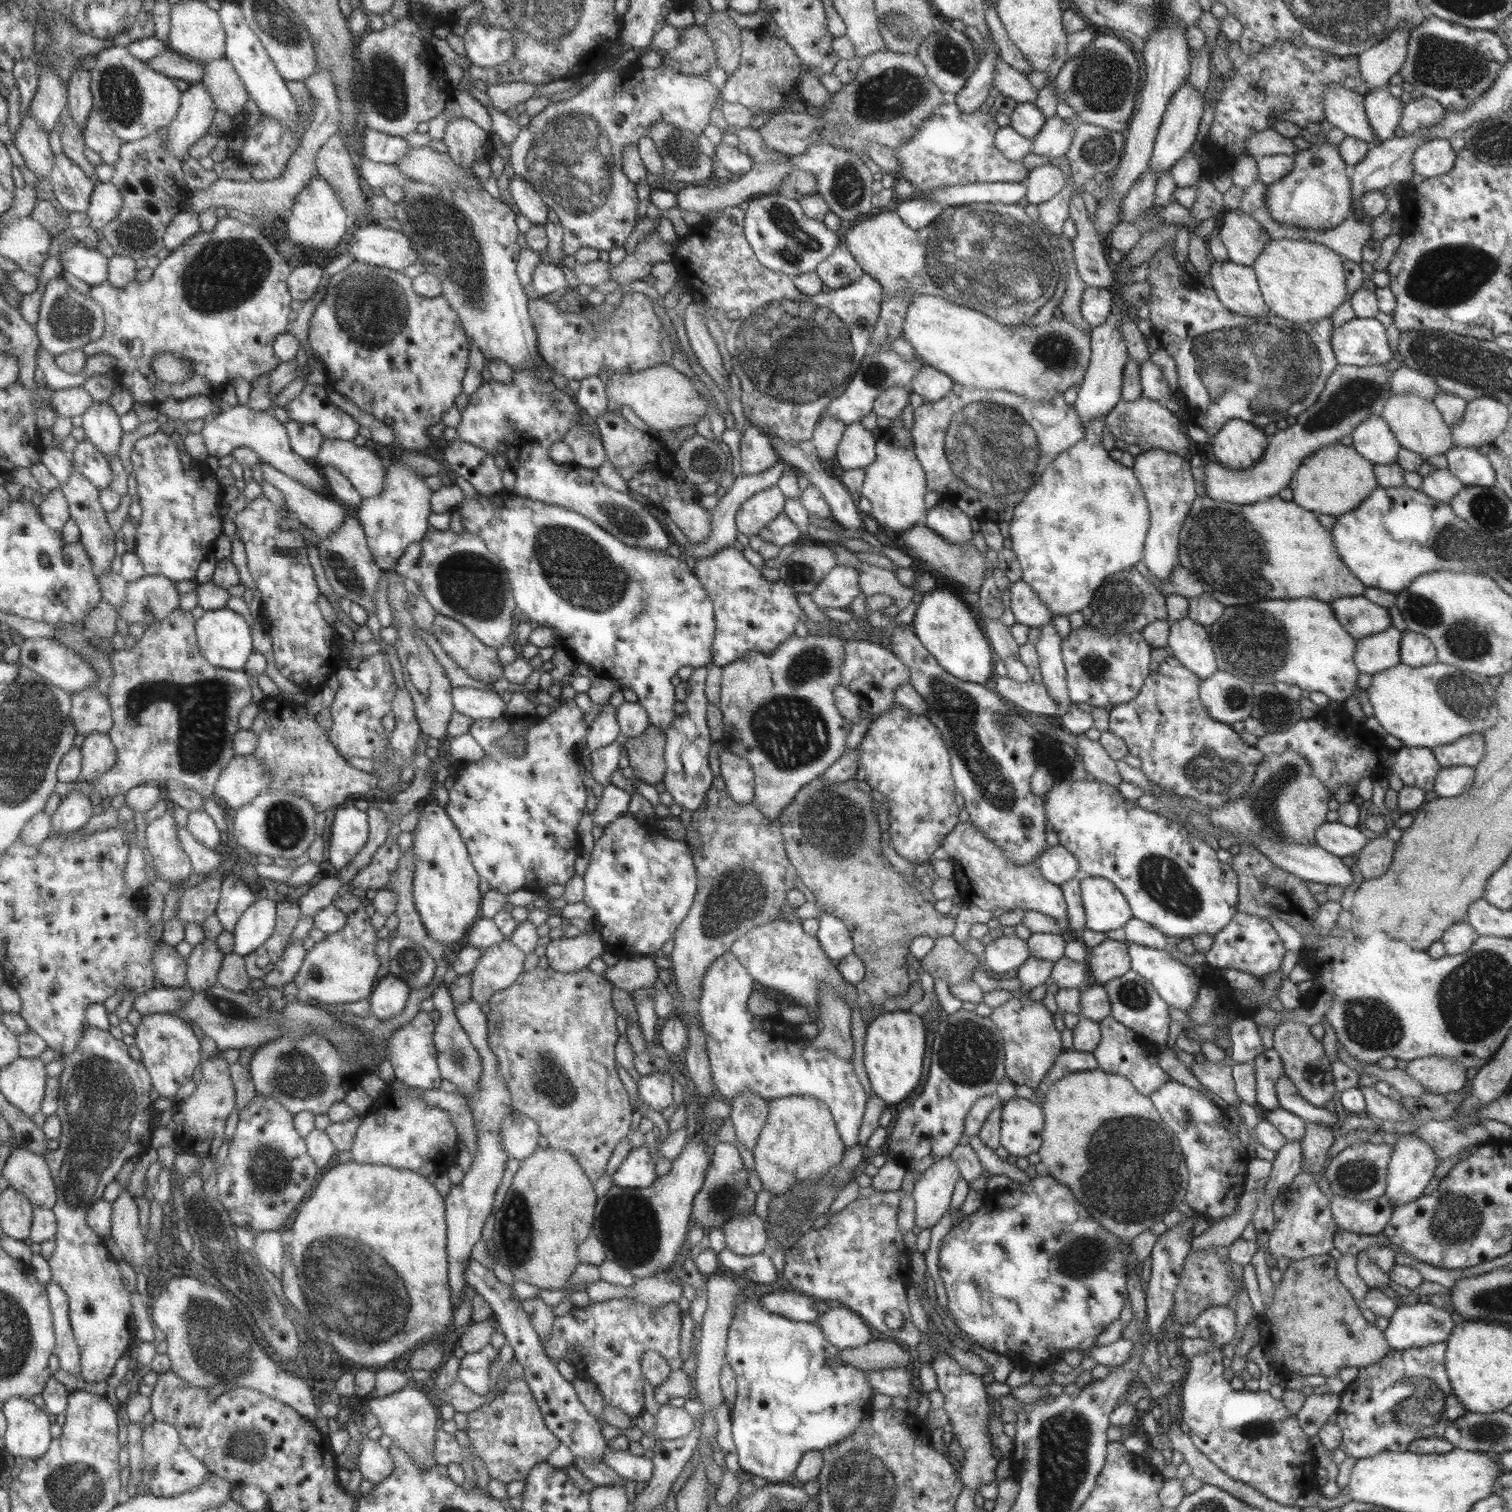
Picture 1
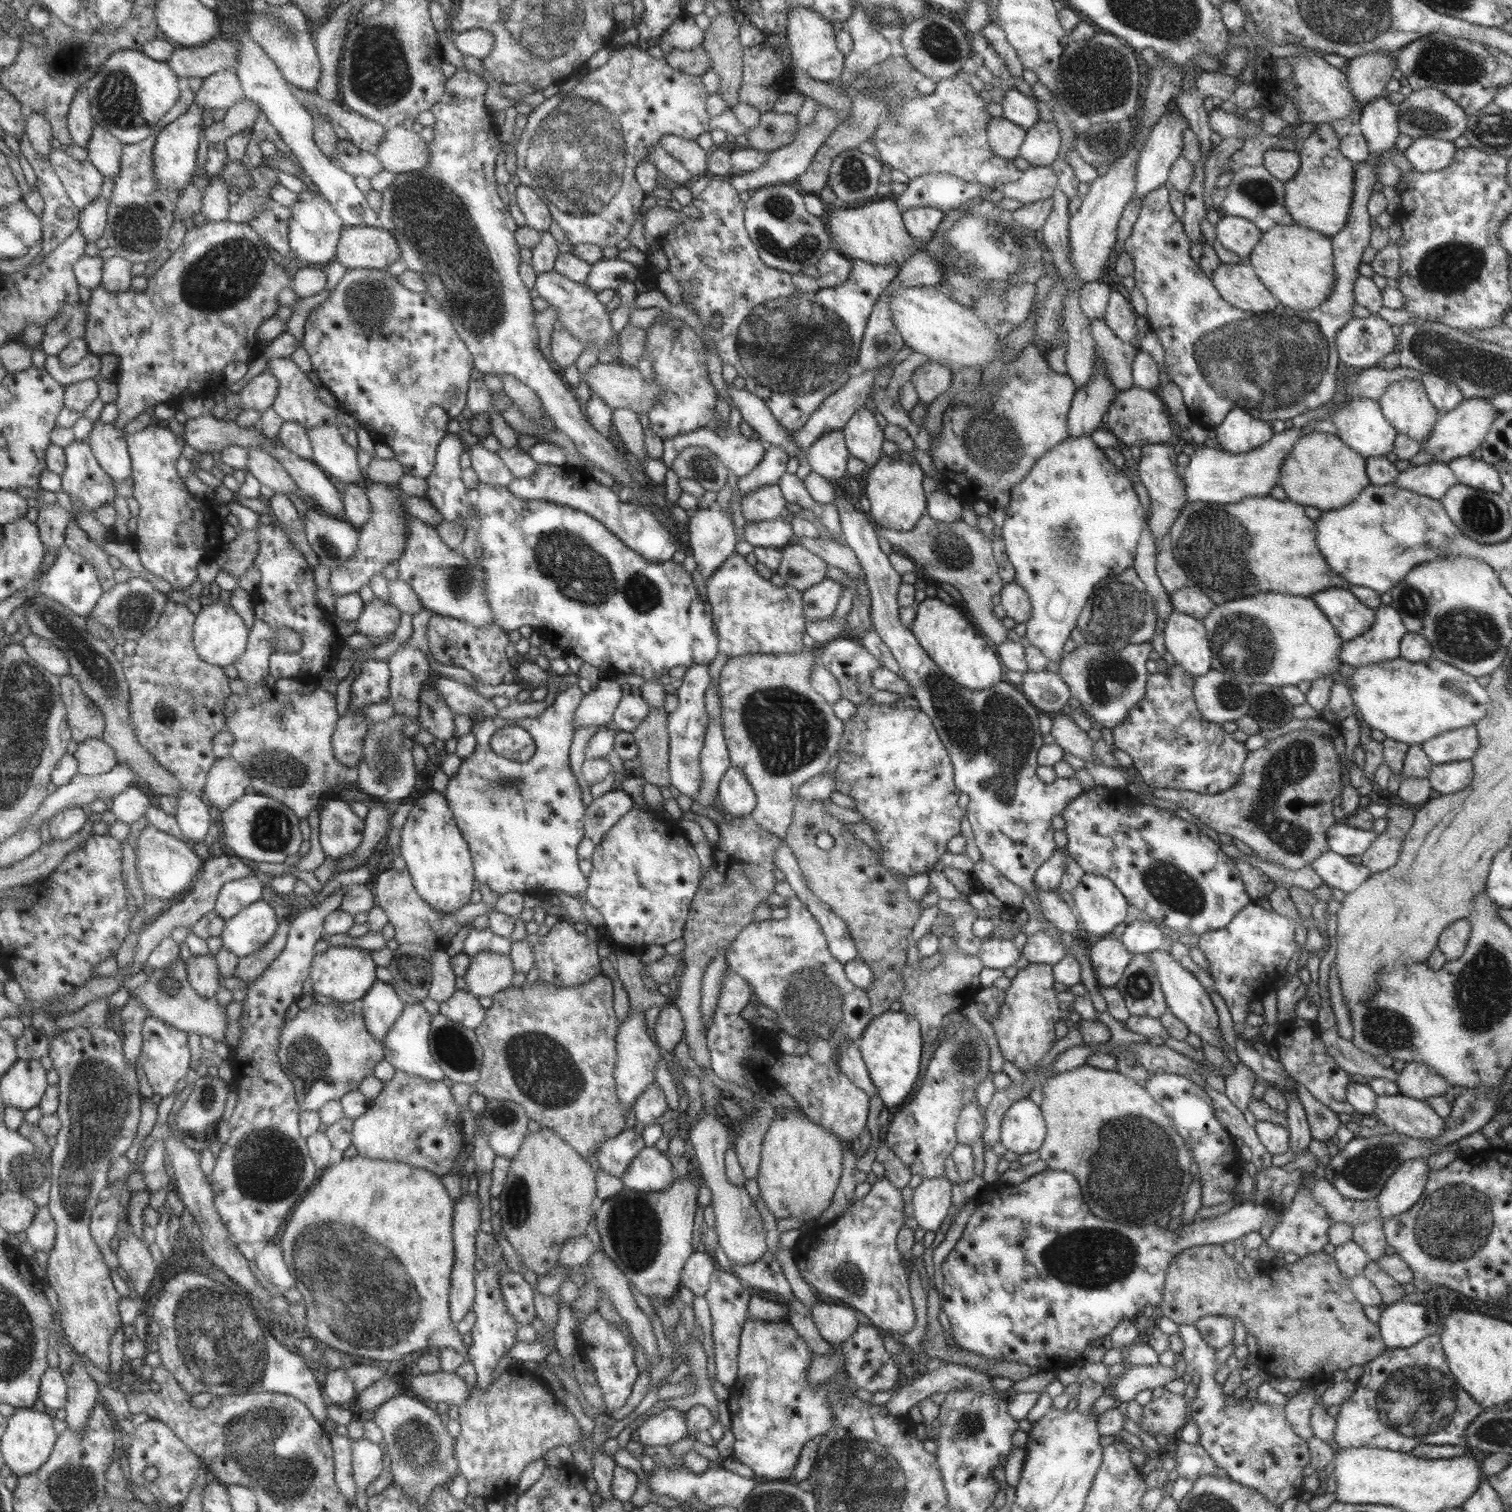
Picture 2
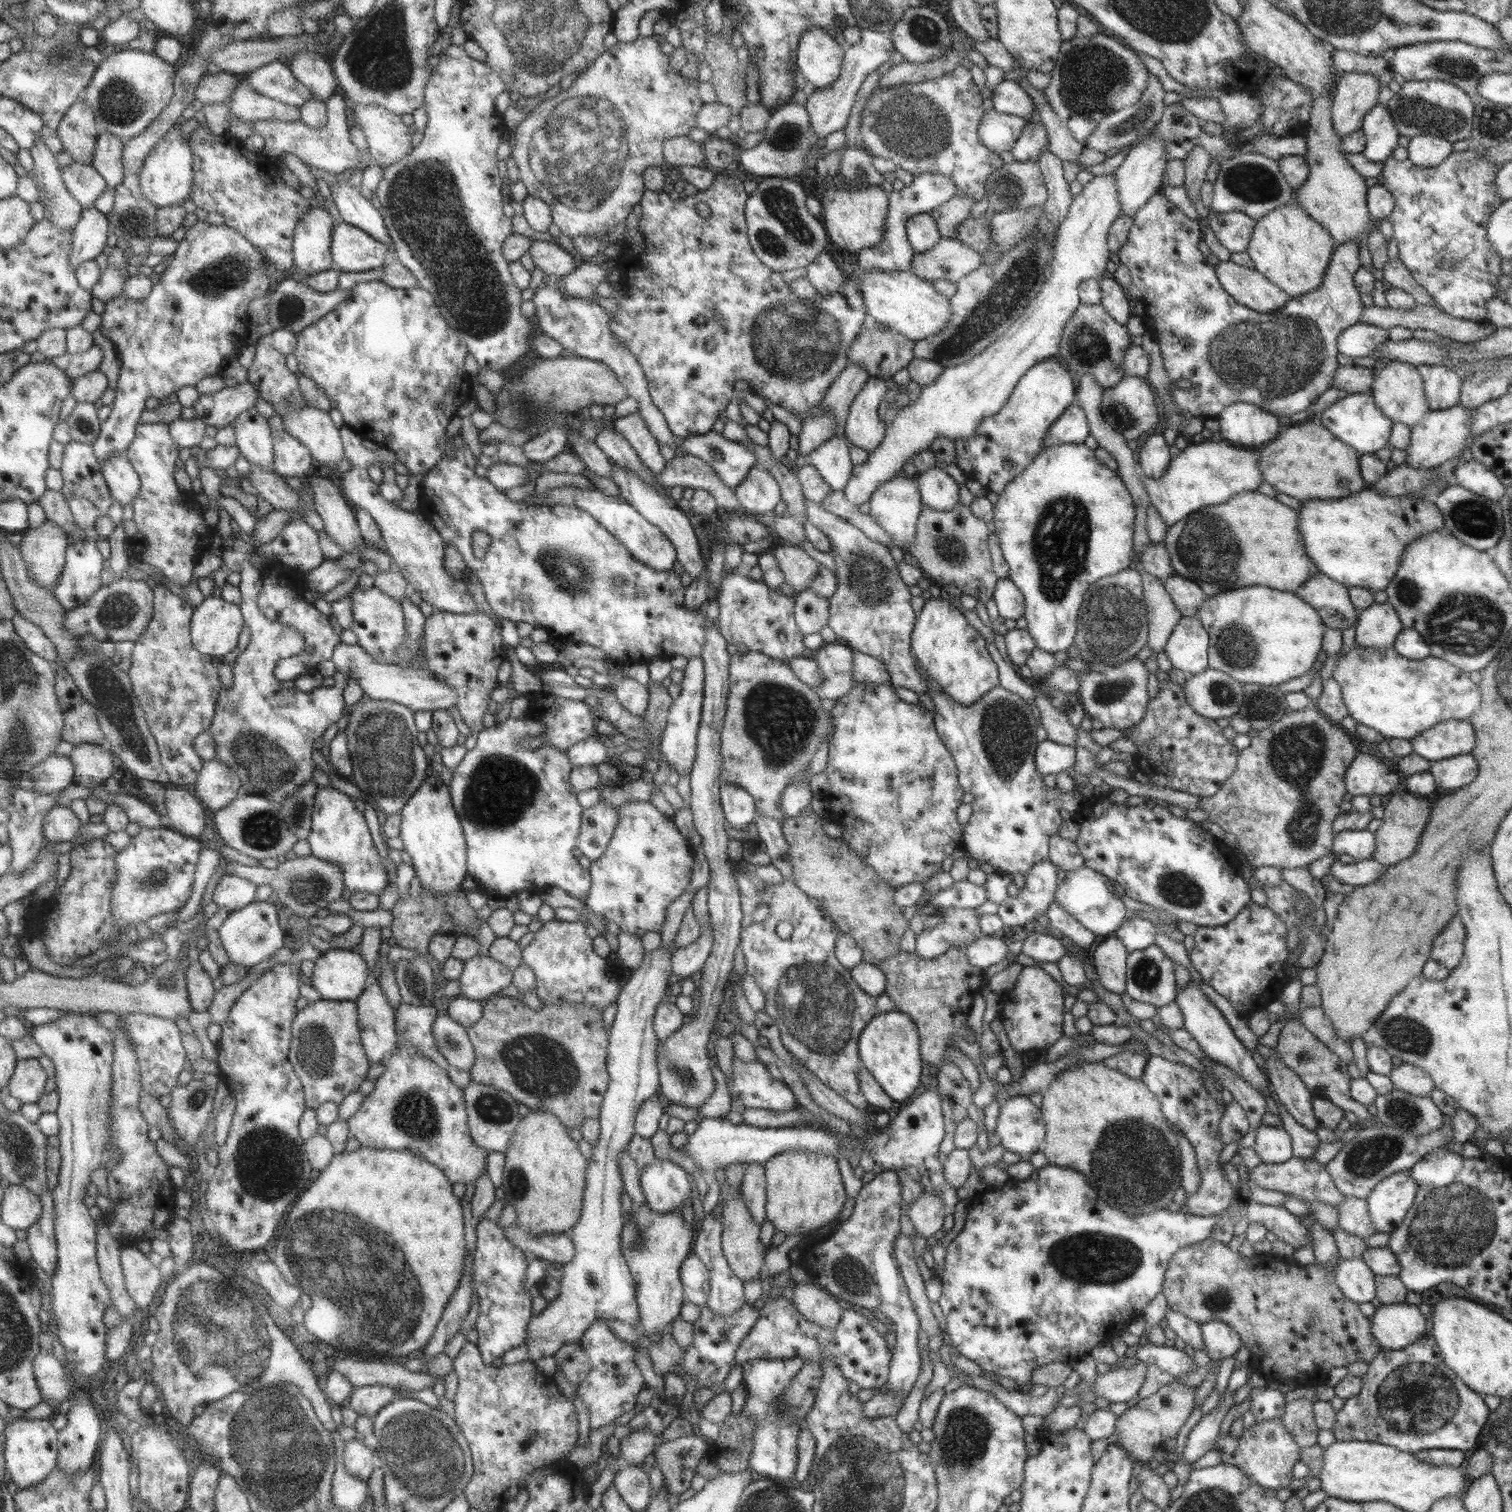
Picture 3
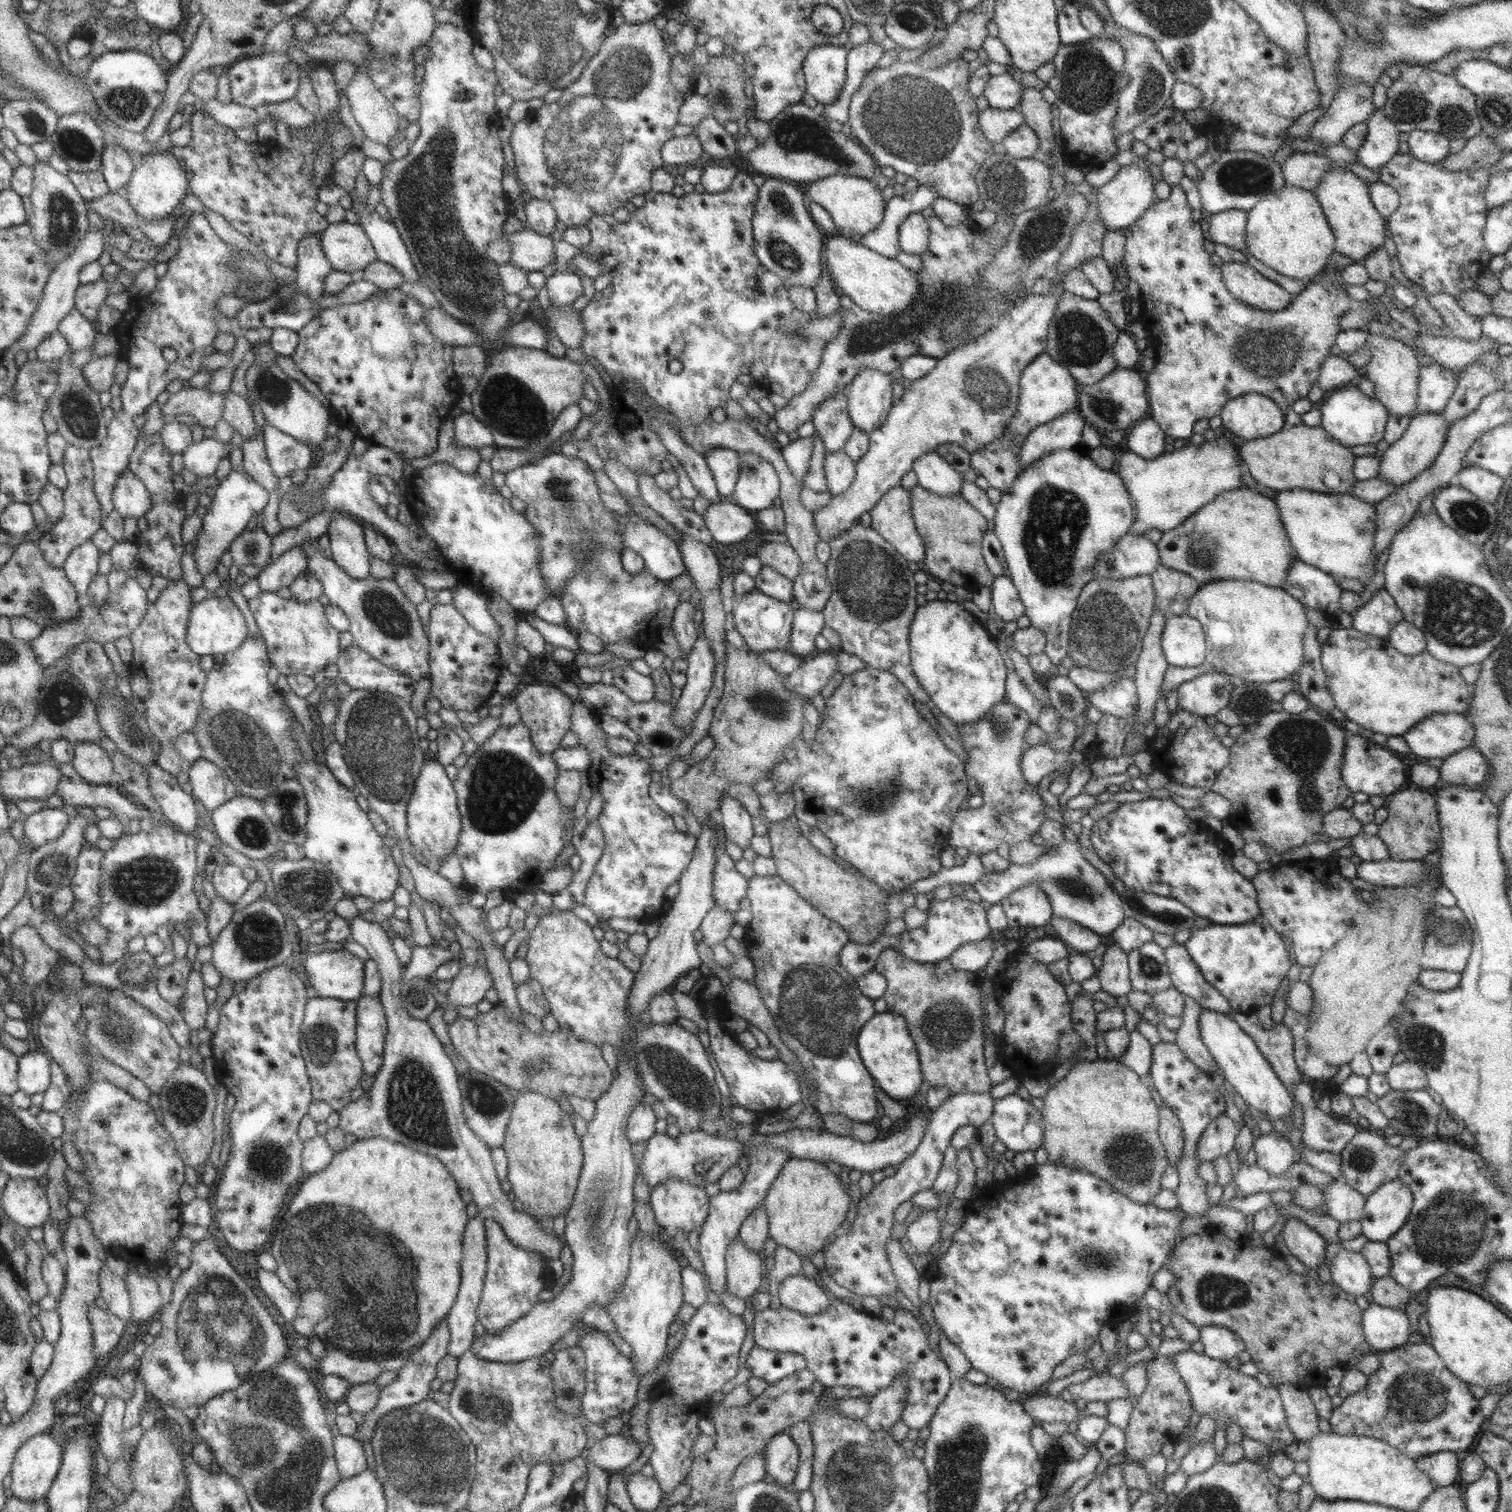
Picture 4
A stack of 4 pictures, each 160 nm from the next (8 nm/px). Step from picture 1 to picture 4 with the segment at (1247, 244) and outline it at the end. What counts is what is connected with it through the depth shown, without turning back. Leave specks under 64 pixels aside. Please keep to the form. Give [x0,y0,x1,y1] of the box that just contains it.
[1209,209,1247,253]

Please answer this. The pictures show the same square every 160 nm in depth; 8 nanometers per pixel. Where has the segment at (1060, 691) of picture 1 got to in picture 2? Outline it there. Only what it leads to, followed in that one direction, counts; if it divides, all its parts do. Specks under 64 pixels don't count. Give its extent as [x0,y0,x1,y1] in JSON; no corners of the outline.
[1001,436,1146,662]

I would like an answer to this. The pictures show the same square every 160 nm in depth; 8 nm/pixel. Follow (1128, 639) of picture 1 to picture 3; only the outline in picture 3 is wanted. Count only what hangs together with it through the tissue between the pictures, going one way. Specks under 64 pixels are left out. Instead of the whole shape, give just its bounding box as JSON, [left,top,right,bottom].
[1077,657,1149,729]

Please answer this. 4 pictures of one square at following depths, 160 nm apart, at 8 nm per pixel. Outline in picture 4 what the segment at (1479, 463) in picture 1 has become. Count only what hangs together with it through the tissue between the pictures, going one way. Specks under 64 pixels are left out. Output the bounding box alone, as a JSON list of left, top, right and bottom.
[1455,466,1504,504]

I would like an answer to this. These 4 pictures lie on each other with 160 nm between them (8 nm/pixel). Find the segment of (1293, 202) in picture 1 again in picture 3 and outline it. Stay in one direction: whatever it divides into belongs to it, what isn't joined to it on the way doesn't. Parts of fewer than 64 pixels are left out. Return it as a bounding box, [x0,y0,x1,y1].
[1293,92,1373,243]

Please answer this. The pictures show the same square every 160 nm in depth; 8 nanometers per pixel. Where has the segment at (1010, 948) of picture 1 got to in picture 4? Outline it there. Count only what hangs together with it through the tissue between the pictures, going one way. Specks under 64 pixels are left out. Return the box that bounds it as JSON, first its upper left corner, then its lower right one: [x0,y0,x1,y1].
[950,936,994,973]

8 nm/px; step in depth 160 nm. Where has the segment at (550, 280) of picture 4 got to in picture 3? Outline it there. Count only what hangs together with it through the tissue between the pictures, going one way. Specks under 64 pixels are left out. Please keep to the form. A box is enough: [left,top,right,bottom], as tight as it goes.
[560,262,609,298]

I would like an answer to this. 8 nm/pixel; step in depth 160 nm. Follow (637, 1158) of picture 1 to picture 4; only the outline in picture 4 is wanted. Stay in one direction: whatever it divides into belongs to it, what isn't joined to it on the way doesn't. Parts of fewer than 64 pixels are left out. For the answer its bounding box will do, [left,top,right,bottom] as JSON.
[649,1178,708,1234]

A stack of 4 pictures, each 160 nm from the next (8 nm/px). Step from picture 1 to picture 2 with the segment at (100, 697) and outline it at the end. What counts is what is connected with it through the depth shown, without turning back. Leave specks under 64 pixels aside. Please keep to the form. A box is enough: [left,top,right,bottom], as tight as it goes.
[61,675,105,744]

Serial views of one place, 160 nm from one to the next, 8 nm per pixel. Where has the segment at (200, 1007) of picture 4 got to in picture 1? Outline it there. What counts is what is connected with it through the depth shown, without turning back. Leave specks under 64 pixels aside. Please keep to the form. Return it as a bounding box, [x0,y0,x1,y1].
[185,938,224,993]

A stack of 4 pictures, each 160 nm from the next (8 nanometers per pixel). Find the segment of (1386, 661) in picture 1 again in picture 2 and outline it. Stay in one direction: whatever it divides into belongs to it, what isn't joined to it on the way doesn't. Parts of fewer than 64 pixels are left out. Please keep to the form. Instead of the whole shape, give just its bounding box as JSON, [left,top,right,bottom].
[1337,605,1407,669]

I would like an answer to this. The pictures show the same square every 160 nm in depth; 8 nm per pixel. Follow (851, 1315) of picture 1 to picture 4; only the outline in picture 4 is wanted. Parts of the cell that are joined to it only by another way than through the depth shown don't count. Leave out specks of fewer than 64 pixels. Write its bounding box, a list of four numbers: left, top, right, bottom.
[777,1273,832,1315]

